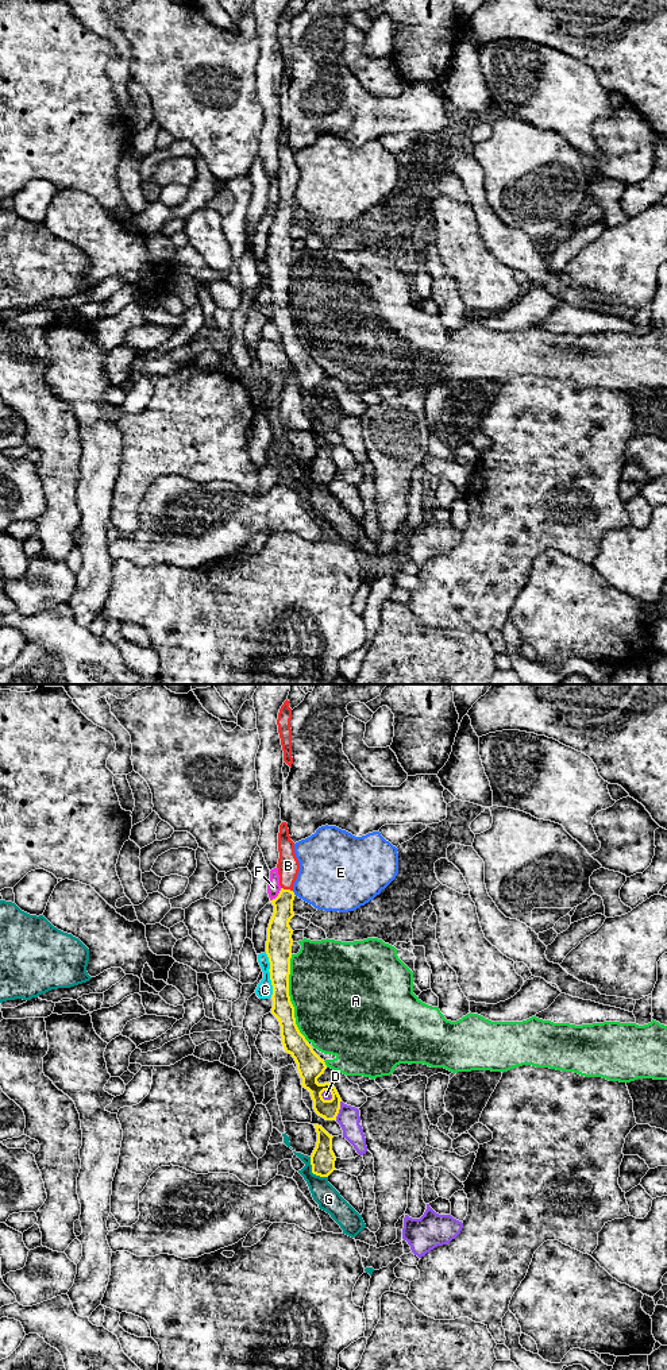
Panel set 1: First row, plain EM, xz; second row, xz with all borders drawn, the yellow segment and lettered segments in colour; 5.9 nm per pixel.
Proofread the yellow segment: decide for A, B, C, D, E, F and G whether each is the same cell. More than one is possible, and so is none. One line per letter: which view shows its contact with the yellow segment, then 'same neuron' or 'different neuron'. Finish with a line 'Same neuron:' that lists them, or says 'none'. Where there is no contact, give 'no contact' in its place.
A: contact in xz; different neuron
B: contact in xz; same neuron
C: contact in xz; different neuron
D: contact in xz; different neuron
E: contact in xz; different neuron
F: contact in xz; different neuron
G: contact in xz; different neuron
Same neuron: B

